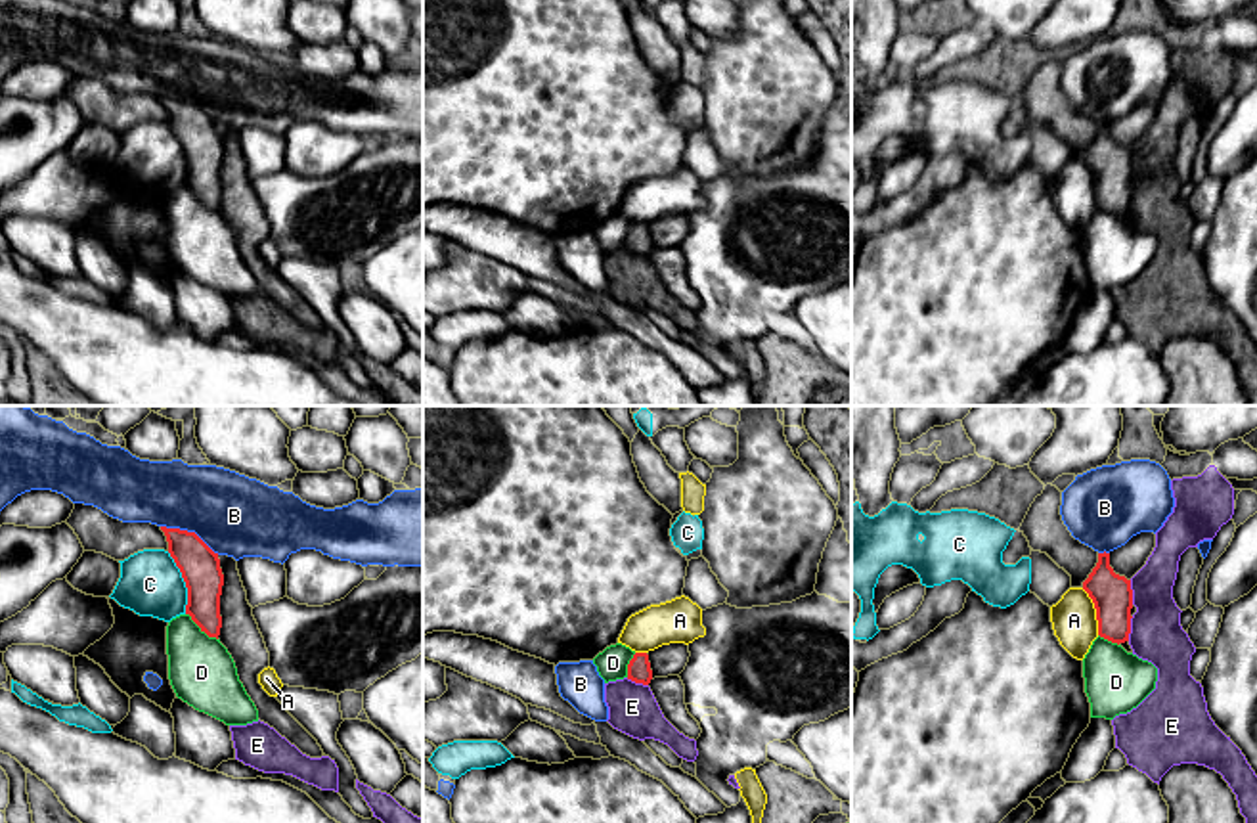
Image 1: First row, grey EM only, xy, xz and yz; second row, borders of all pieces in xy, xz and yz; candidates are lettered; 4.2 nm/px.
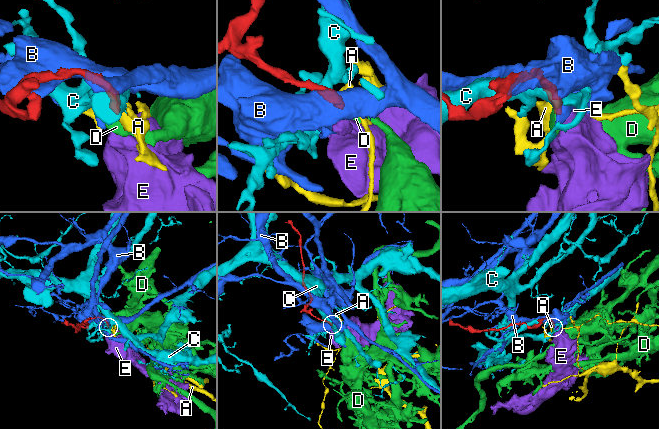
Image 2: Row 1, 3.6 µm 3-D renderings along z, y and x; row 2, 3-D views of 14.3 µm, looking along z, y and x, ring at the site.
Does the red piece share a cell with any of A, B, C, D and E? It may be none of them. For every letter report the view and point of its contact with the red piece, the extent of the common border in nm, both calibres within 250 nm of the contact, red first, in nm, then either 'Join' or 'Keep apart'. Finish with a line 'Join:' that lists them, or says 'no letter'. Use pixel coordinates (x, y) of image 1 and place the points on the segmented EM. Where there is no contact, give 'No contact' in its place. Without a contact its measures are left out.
A: Touches red at yz (1097, 611). Shared border 220 nm. Thickness 170 nm (red) against 190 nm. Keep apart
B: Touches red at xy (190, 533). Shared border 280 nm. Thickness 170 nm (red) against 340 nm. Keep apart
C: Touches red at xy (184, 580). Shared border 280 nm. Thickness 170 nm (red) against 260 nm. Keep apart
D: Touches red at xy (201, 628). Shared border 180 nm. Thickness 160 nm (red) against 280 nm. Keep apart
E: Touches red at yz (1131, 592). Shared border 110 nm. Thickness 170 nm (red) against 220 nm. Keep apart
Join: no letter

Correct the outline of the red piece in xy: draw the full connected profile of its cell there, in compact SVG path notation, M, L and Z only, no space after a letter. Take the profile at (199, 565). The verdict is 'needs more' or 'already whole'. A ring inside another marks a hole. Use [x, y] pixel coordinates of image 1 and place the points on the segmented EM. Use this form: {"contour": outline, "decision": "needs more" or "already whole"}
{"contour": "M161 526L168 542L168 553L182 572L187 588L186 614L209 637L220 635L220 595L224 574L214 553L195 532Z", "decision": "already whole"}

